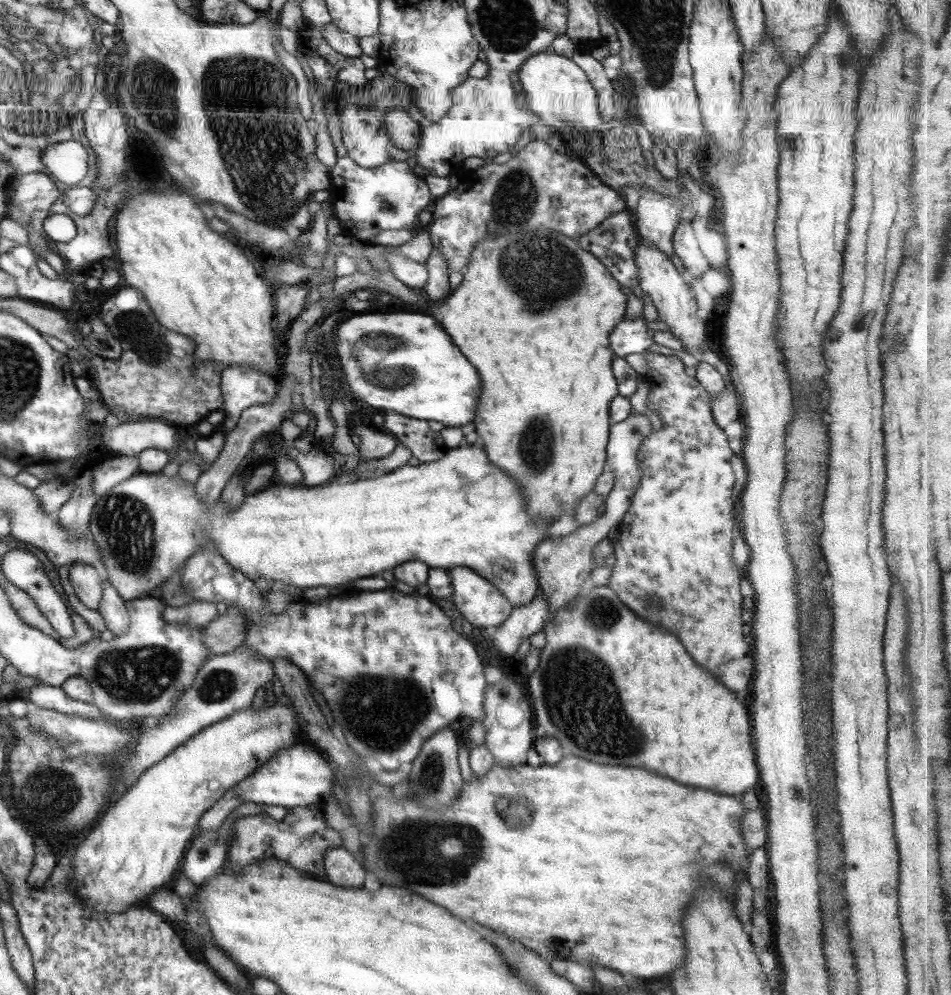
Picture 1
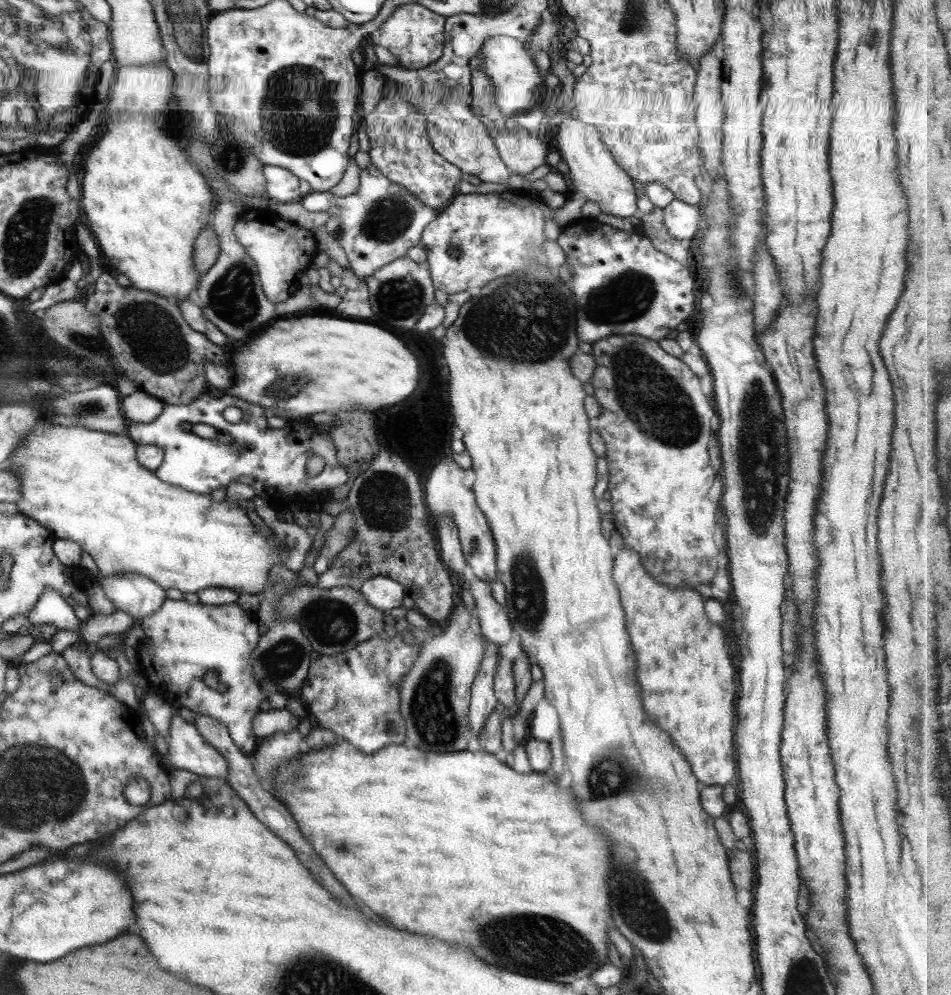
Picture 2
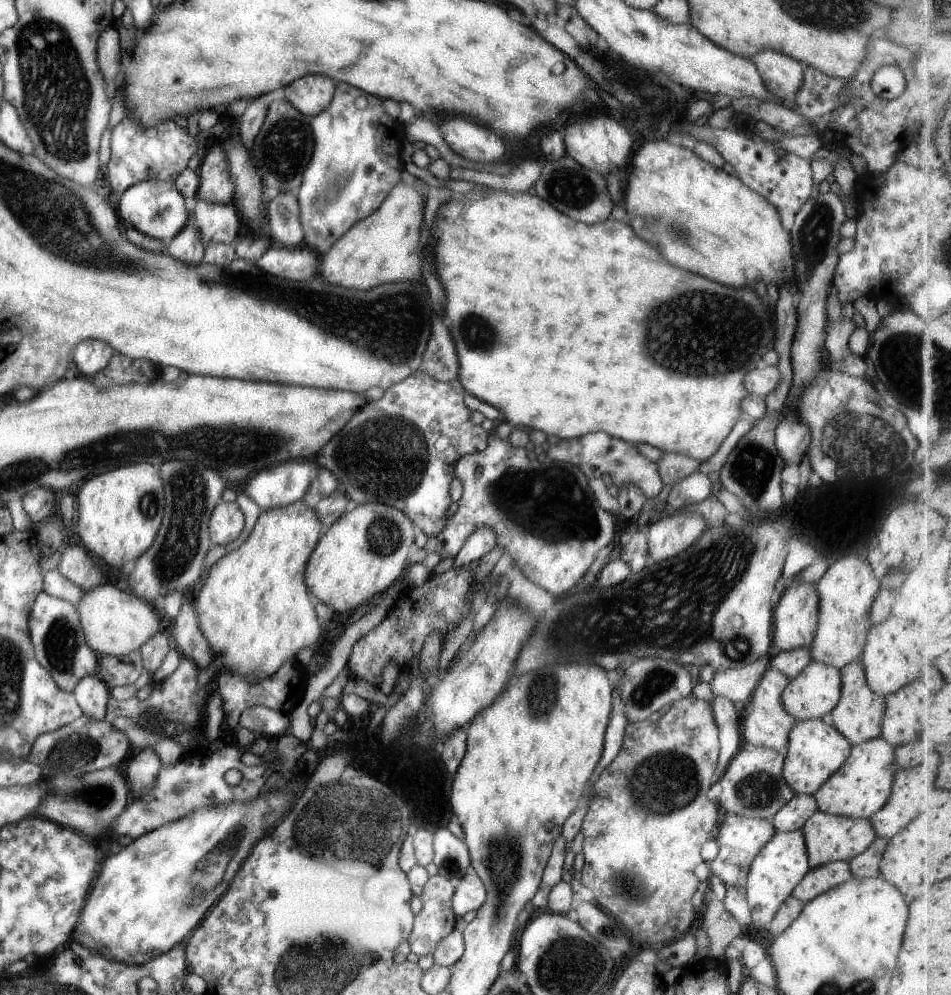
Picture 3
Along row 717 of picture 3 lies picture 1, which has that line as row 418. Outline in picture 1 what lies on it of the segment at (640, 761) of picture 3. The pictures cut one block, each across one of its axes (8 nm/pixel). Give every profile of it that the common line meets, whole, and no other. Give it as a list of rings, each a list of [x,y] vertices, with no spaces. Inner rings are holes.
[[[650,351],[644,354],[646,357],[646,364],[648,365],[648,370],[644,375],[645,380],[650,384],[650,394],[647,398],[647,407],[651,409],[654,413],[660,413],[658,415],[662,419],[662,426],[660,429],[655,430],[650,428],[650,434],[648,438],[644,438],[642,446],[638,448],[636,452],[636,457],[638,457],[638,469],[640,469],[640,482],[634,490],[634,496],[632,496],[632,502],[630,502],[630,508],[624,514],[624,518],[618,524],[618,540],[614,542],[614,556],[616,557],[616,562],[612,567],[612,575],[608,586],[610,590],[618,595],[618,598],[628,606],[629,610],[632,610],[637,618],[640,618],[643,622],[654,624],[654,626],[662,626],[664,630],[670,630],[682,644],[686,644],[684,648],[688,650],[688,654],[704,668],[708,670],[710,674],[714,674],[718,678],[718,682],[722,682],[728,690],[732,690],[734,694],[743,698],[748,689],[748,684],[752,680],[752,675],[755,674],[754,670],[754,654],[753,648],[746,642],[746,636],[744,636],[744,625],[745,622],[742,620],[742,594],[740,594],[740,574],[744,574],[742,569],[738,570],[736,564],[734,564],[734,558],[732,558],[732,536],[734,530],[737,528],[734,524],[733,510],[734,510],[734,471],[732,471],[732,466],[730,465],[730,460],[734,456],[734,452],[730,448],[728,437],[726,433],[716,424],[714,417],[711,412],[711,397],[706,392],[706,389],[696,377],[688,376],[686,370],[684,370],[684,362],[676,355],[661,355]],[[654,596],[660,598],[660,606],[658,610],[650,610],[650,603],[654,601]]]

